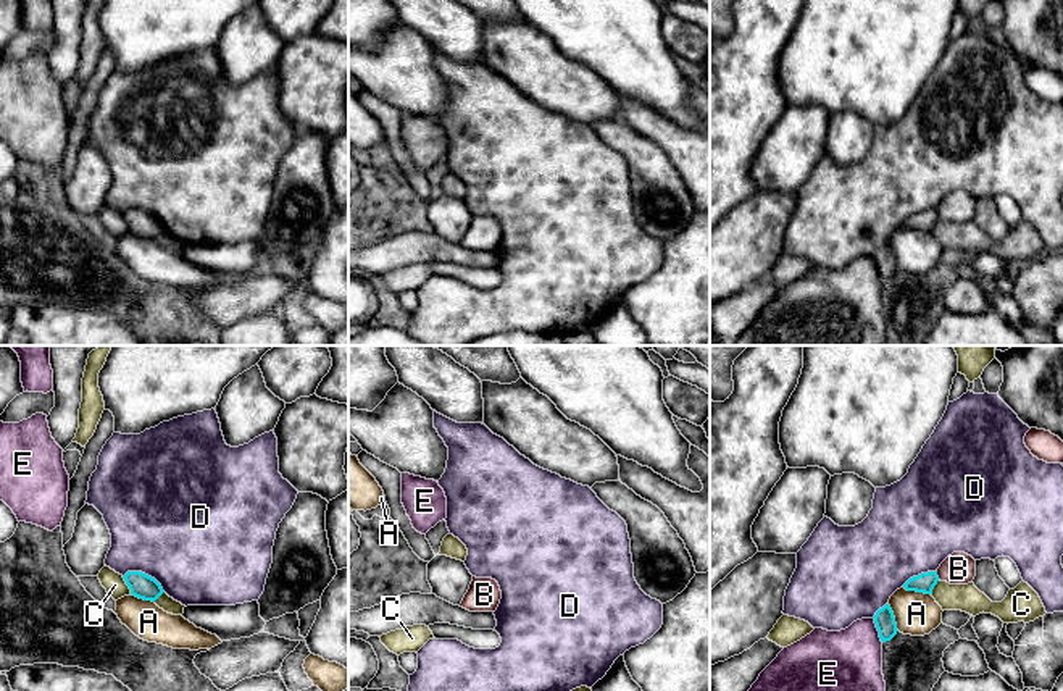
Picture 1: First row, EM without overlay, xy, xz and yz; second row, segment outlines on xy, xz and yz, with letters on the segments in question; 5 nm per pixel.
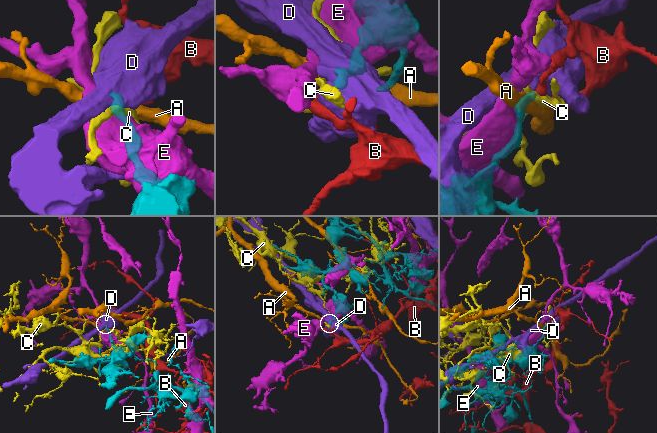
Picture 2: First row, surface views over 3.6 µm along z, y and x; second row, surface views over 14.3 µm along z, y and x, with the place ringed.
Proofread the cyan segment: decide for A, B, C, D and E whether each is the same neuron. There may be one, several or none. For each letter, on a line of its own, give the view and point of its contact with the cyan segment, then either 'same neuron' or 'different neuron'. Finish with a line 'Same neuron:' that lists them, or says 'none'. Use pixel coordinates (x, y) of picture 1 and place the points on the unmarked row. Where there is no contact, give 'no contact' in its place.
A: contact yz (894, 255); different neuron
B: contact yz (936, 213); different neuron
C: contact xy (128, 223); different neuron
D: contact xy (144, 212); different neuron
E: contact yz (878, 268); different neuron
Same neuron: none

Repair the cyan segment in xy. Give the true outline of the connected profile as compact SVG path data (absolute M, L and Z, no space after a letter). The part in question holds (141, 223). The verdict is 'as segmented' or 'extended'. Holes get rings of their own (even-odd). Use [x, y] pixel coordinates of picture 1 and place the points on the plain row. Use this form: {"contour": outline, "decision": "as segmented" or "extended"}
{"contour": "M127 210L123 216L129 224L131 232L139 237L155 241L165 231L155 216L142 210Z", "decision": "as segmented"}

